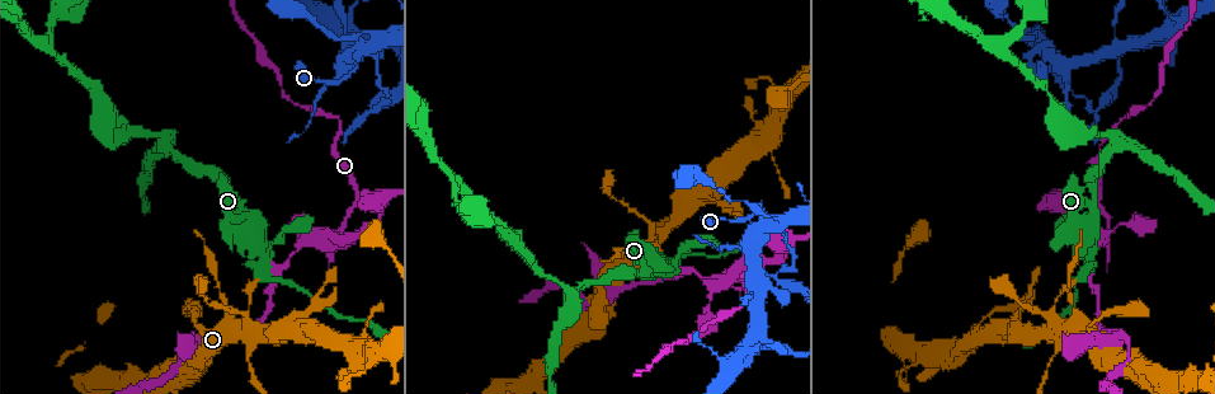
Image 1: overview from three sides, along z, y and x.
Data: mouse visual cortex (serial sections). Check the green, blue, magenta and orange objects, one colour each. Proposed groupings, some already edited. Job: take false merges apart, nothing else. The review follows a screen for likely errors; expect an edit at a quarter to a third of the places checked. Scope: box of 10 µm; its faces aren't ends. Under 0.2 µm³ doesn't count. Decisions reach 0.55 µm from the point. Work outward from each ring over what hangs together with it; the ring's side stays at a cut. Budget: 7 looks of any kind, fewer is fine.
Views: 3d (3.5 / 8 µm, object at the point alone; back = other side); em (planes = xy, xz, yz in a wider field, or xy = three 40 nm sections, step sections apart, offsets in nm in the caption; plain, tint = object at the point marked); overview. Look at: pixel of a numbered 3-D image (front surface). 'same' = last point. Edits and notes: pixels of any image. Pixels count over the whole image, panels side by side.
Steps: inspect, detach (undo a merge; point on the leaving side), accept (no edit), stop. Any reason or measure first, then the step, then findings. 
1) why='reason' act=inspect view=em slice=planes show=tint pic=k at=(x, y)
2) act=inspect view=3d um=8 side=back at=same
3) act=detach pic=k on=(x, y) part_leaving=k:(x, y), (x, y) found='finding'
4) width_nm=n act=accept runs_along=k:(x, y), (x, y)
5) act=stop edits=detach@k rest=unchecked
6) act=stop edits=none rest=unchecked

act=inspect view=3d um=8 pic=1 at=(331, 240)

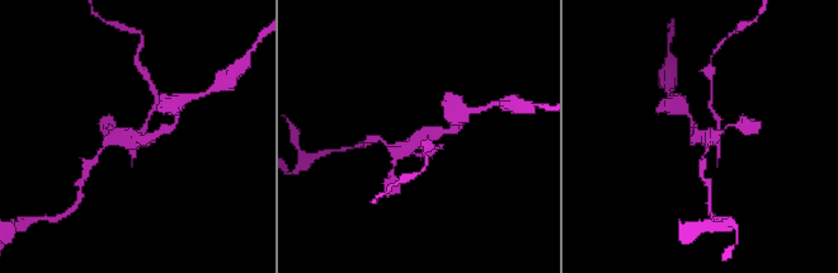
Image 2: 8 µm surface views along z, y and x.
act=inspect view=em slice=xy step=2 show=tint at=same

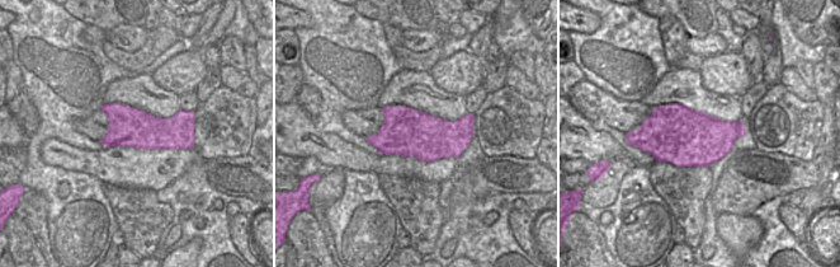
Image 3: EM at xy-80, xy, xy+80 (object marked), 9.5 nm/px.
act=detach pic=2 on=(709, 133) part_leaving=2:(419, 149), (382, 140) found='a second cell is stuck on'

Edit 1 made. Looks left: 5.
why='small branch off a trunk' act=inspect view=3d um=3.5 pic=1 at=(359, 52)

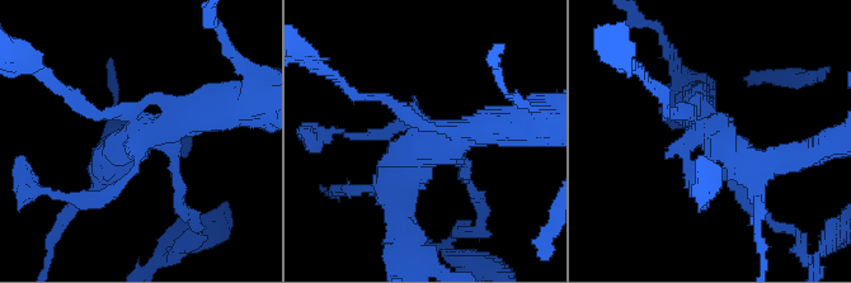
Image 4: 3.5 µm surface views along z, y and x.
act=accept runs_along=4:(699, 194), (696, 136), (767, 164) found='one cell here'

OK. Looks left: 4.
why='a narrow waist' act=inspect view=3d um=8 pic=1 at=(1116, 143)

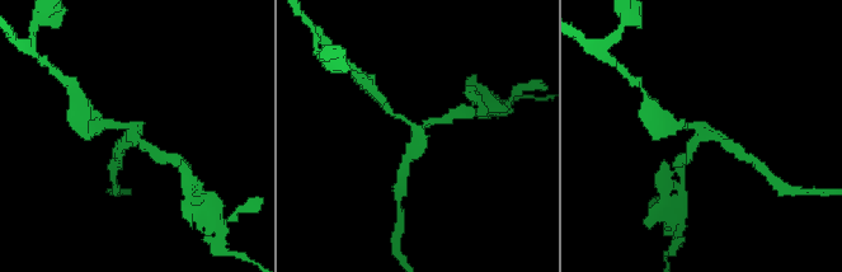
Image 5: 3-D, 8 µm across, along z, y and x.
arms=3 arm_widths_nm=200,200,300 act=inspect view=em slice=planes show=tint at=same

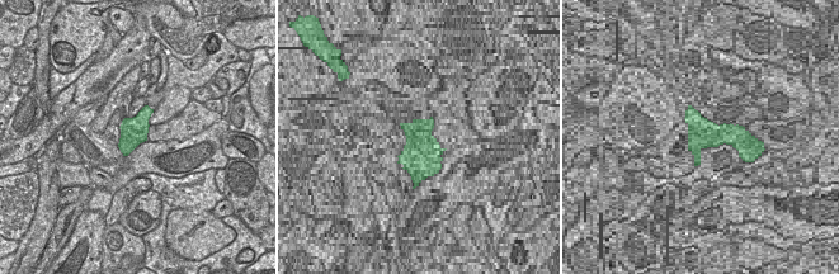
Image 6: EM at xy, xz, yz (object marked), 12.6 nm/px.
act=accept runs_along=5:(160, 155), (130, 127), (106, 123) found='one cell here'

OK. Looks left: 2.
act=stop edits=detach@2 rest=unchecked

